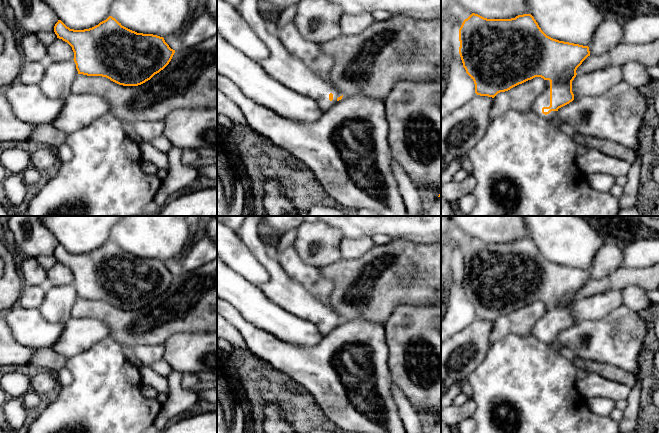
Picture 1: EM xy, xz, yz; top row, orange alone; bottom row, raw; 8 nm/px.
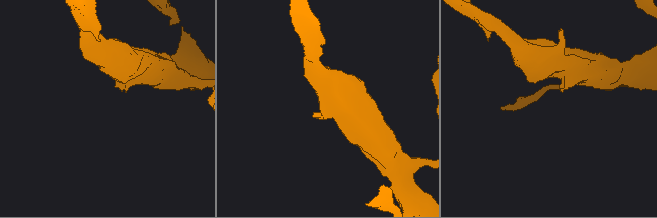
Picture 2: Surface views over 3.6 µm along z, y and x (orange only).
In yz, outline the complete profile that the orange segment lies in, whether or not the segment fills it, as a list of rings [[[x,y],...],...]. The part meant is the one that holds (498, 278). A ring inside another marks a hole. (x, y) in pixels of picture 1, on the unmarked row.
[[[472,237],[459,253],[459,265],[463,291],[474,305],[477,319],[494,322],[498,317],[508,315],[535,301],[543,302],[546,313],[535,323],[532,336],[546,345],[556,343],[558,333],[574,324],[572,305],[577,299],[577,292],[590,280],[588,270],[559,265],[547,260],[531,238],[518,239],[511,243],[487,243]]]

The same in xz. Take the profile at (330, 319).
[[[247,216],[235,232],[248,250],[267,270],[269,281],[259,286],[265,296],[284,310],[315,324],[320,333],[329,334],[343,319],[333,309],[311,295],[302,284],[292,280],[276,258],[266,253],[266,246],[258,234],[263,216]]]

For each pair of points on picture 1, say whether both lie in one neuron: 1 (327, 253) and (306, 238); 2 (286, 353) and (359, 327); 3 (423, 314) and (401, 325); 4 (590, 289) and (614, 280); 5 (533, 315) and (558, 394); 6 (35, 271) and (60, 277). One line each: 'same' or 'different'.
1: same
2: same
3: same
4: same
5: different
6: same

